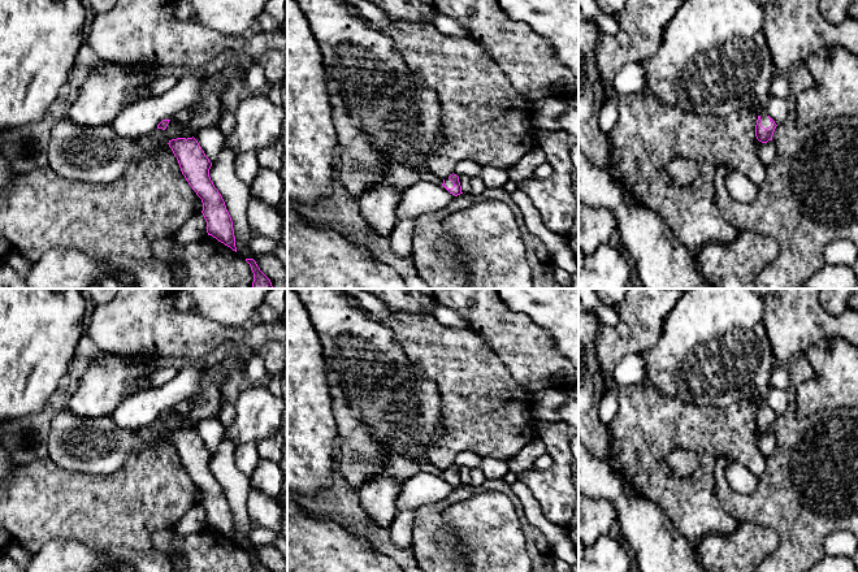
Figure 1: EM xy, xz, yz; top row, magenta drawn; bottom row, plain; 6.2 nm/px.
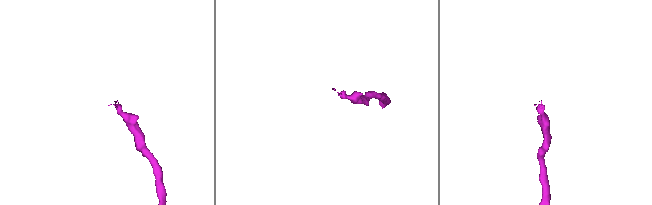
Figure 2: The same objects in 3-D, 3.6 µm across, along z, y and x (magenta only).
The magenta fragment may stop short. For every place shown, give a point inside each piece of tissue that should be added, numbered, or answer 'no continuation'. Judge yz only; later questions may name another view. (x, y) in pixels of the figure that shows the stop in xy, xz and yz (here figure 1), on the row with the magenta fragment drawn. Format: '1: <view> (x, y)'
1: yz (714, 59)

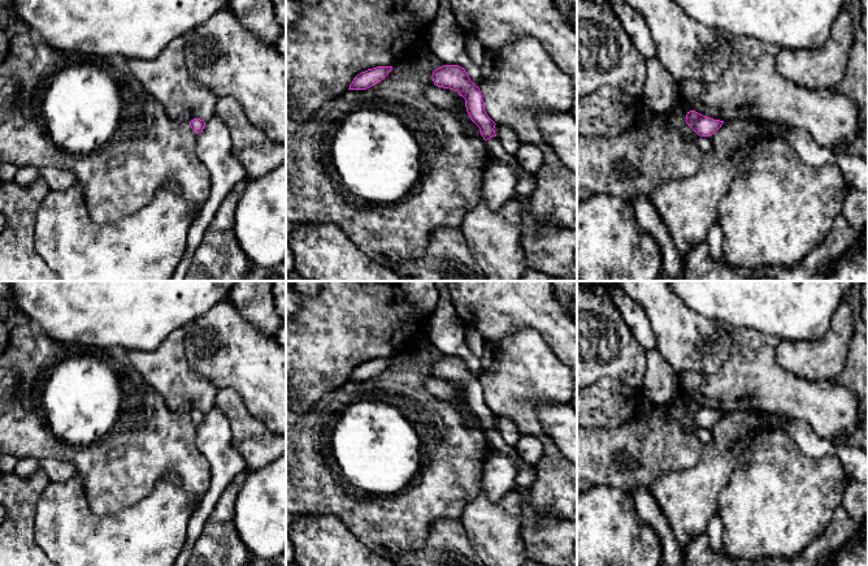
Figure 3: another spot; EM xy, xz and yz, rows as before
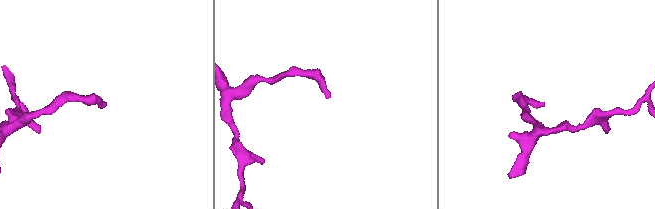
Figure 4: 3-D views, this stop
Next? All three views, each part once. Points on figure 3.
1: xz (525, 186)

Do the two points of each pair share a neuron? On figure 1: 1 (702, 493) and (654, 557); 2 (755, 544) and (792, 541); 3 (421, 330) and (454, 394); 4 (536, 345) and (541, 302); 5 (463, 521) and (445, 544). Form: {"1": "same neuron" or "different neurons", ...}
{"1": "different neurons", "2": "different neurons", "3": "same neuron", "4": "different neurons", "5": "different neurons"}

